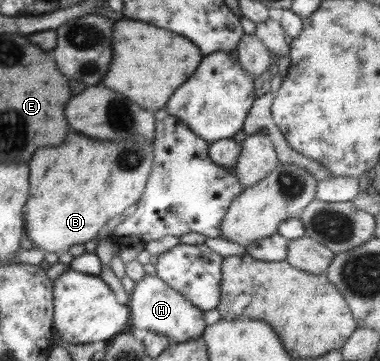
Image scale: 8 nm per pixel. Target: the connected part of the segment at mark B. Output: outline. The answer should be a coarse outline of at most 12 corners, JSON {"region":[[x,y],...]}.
{"region":[[71,131],[27,162],[25,233],[60,254],[138,203],[153,140]]}

